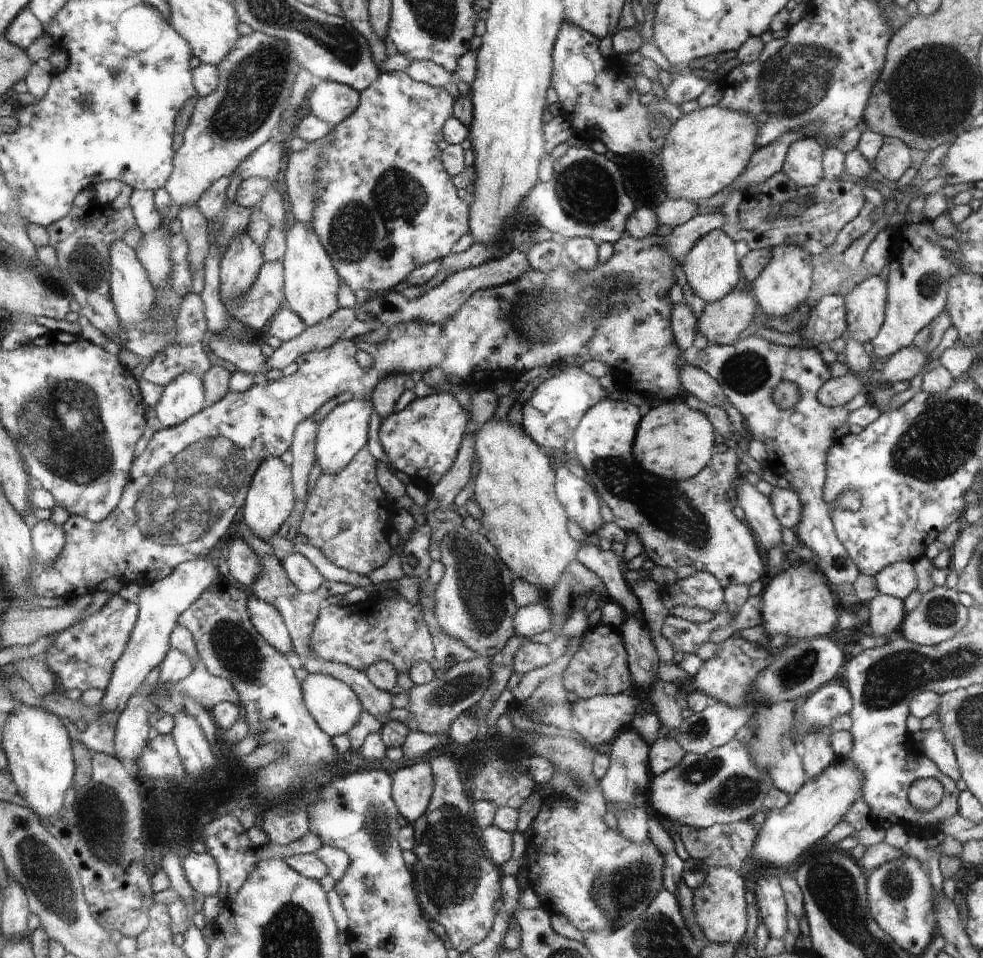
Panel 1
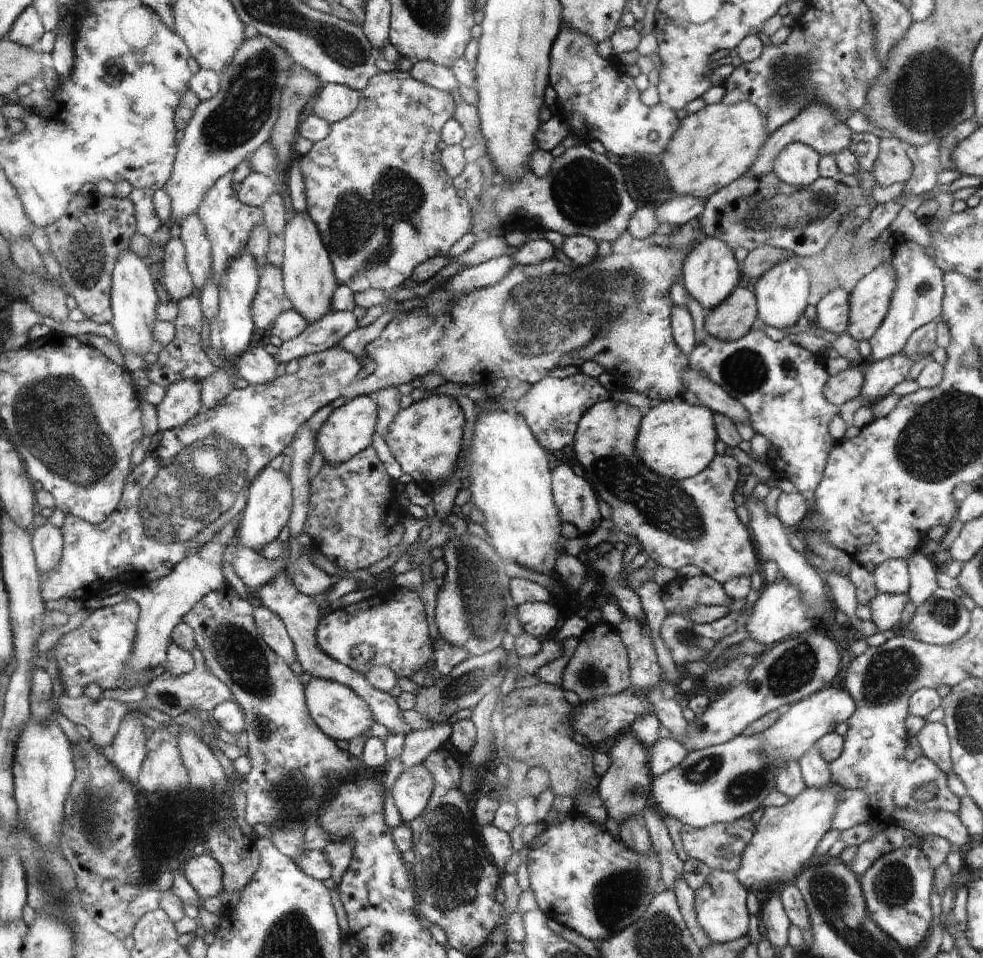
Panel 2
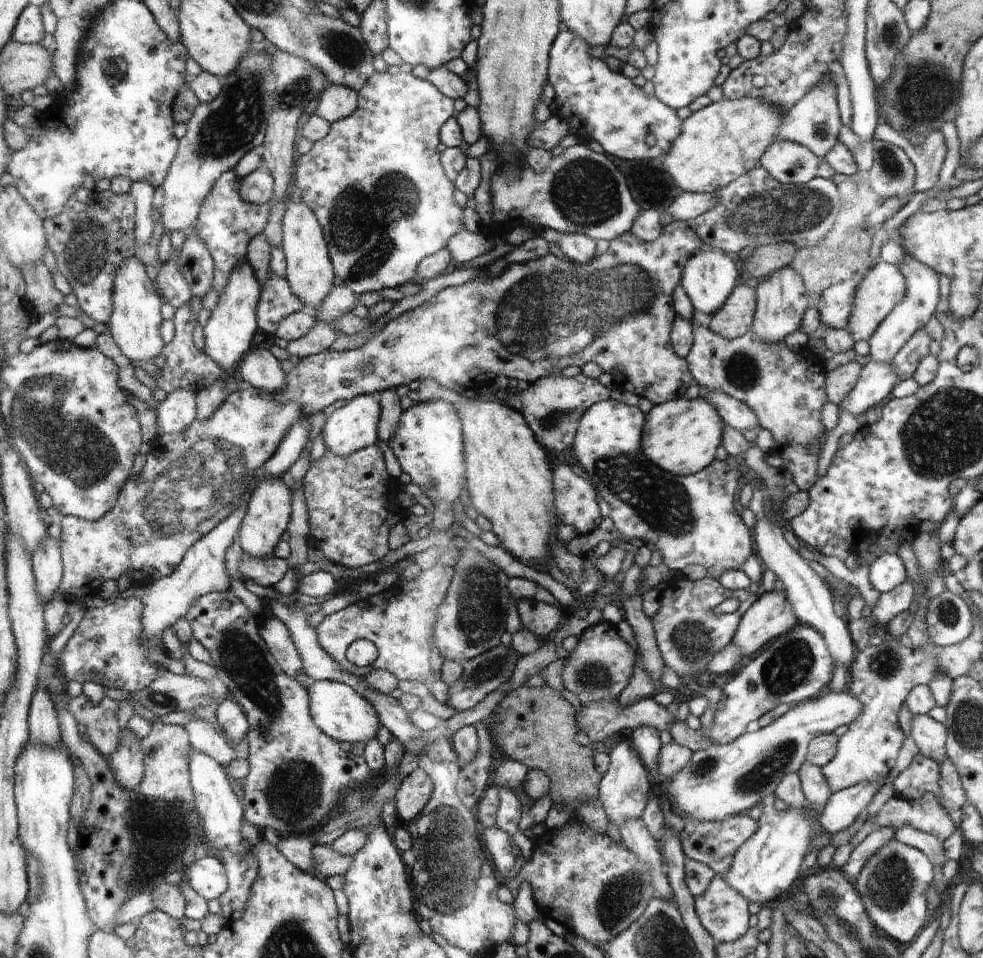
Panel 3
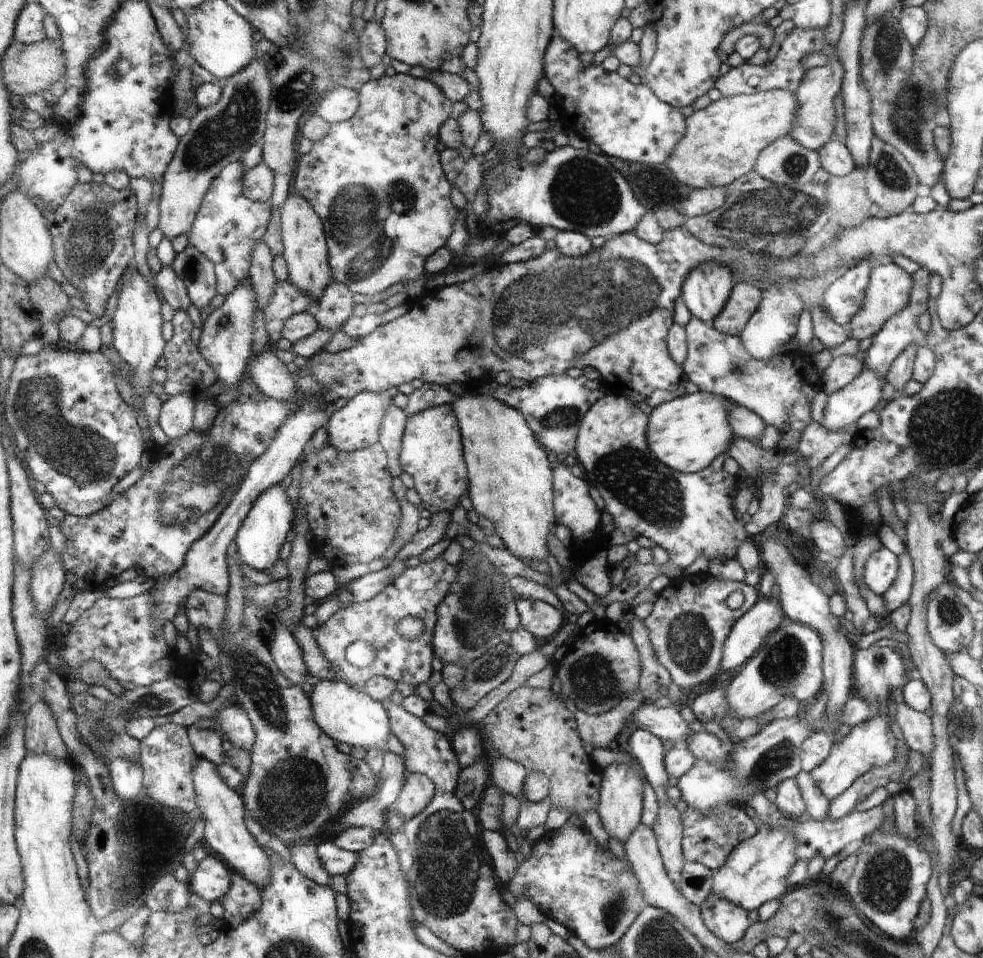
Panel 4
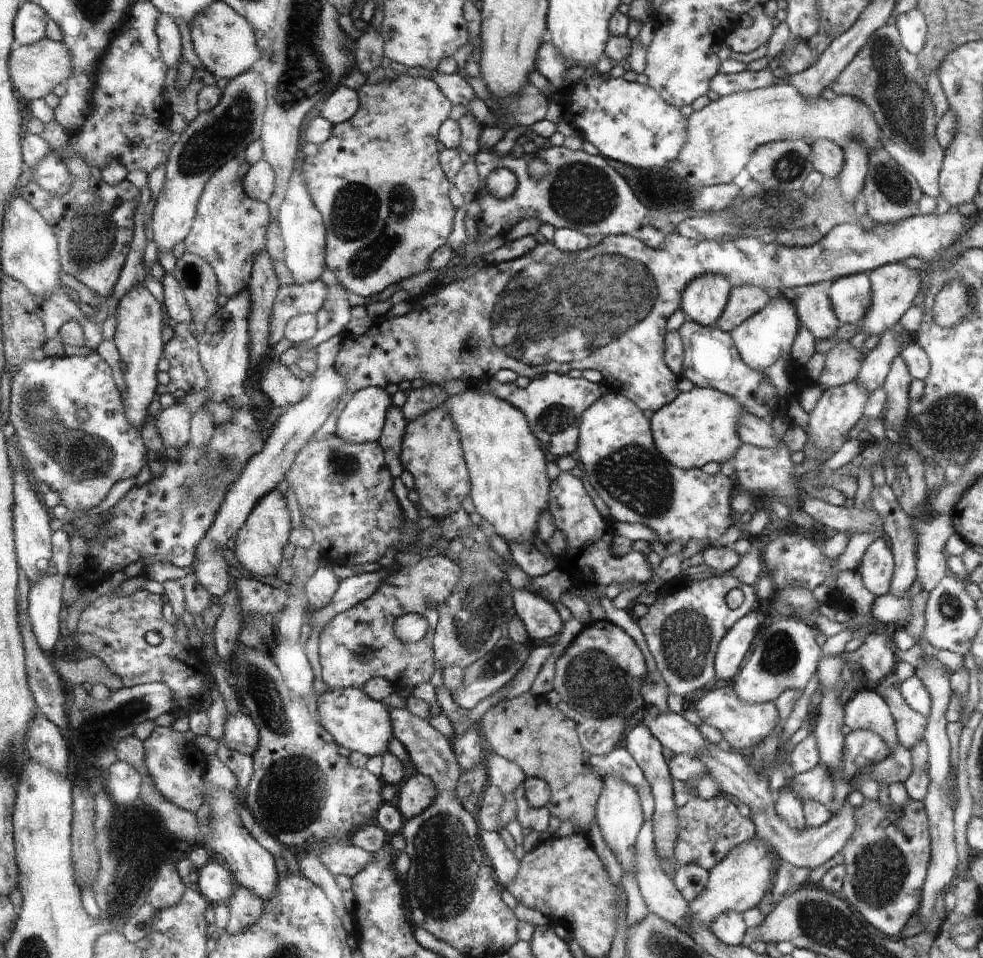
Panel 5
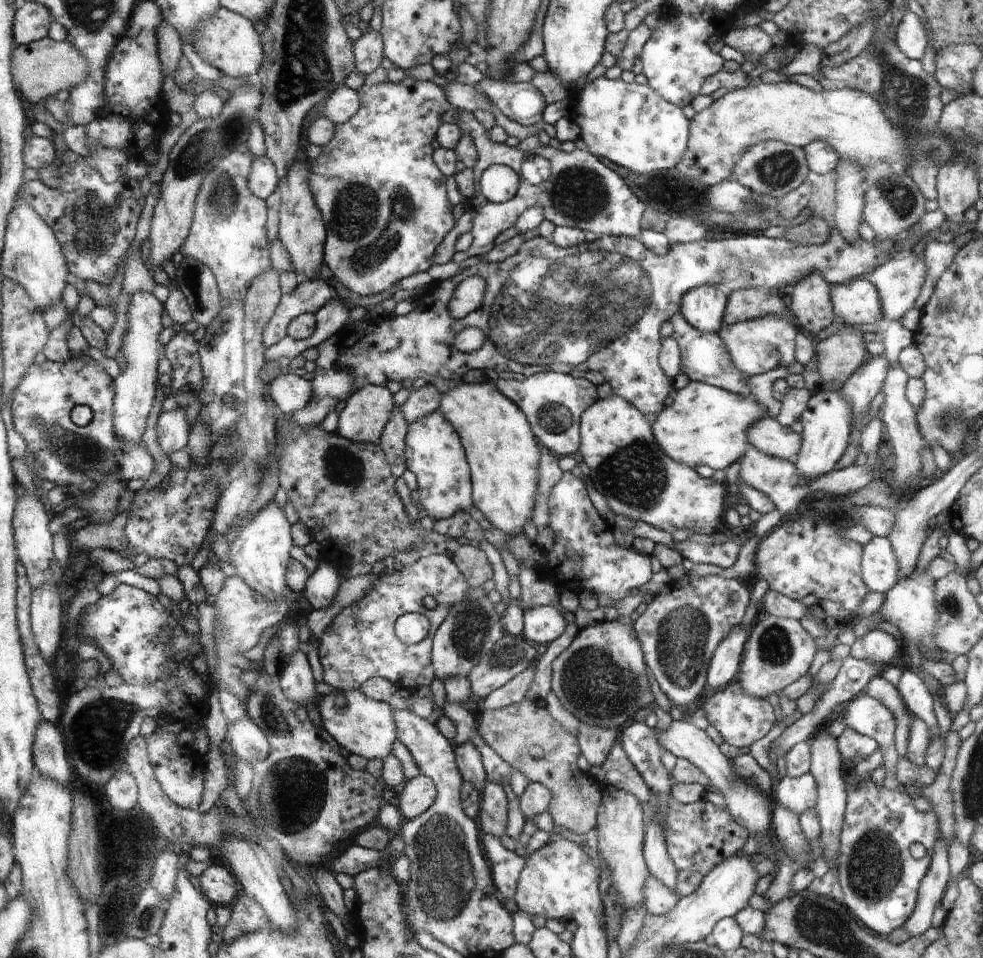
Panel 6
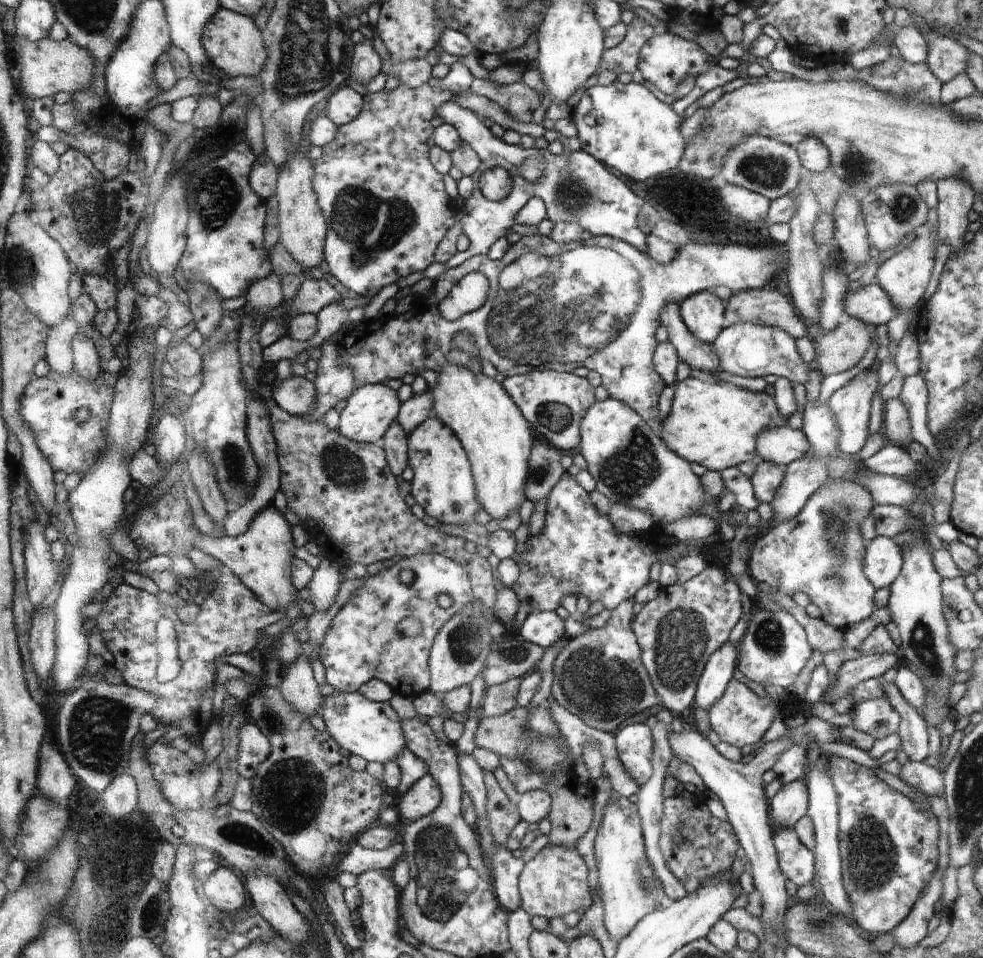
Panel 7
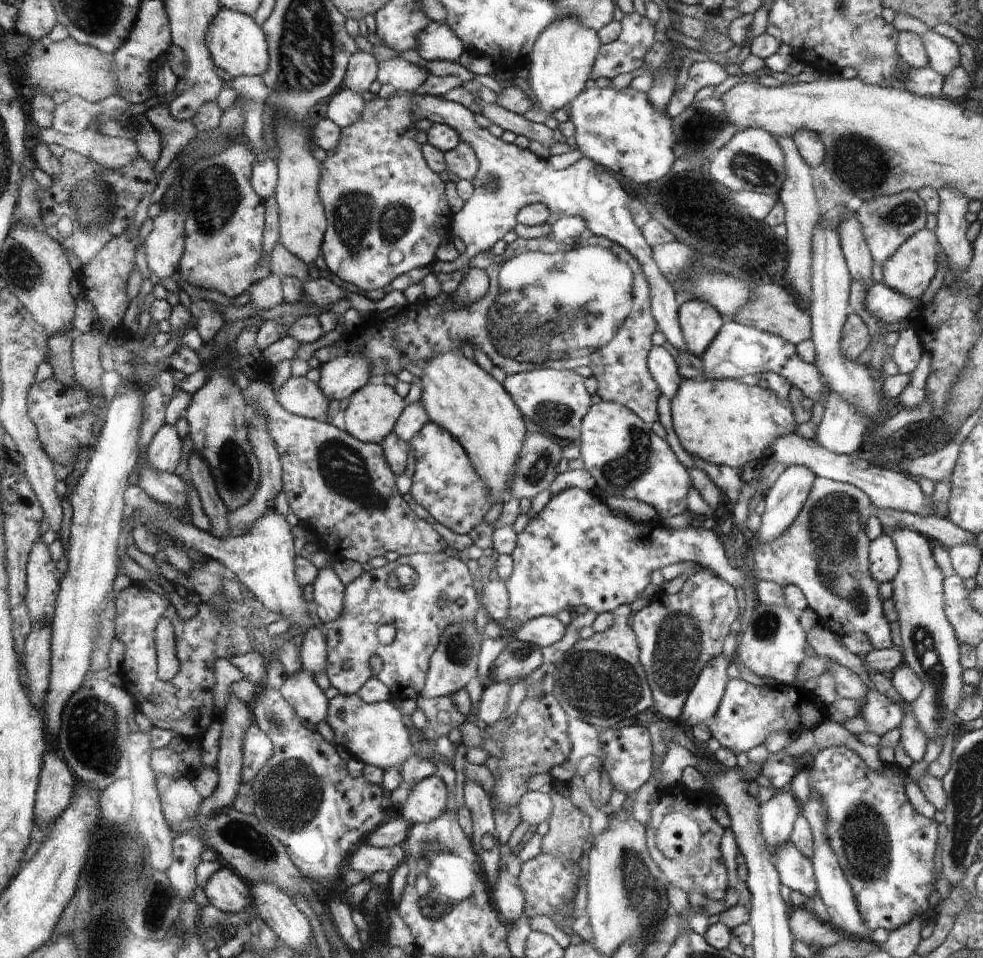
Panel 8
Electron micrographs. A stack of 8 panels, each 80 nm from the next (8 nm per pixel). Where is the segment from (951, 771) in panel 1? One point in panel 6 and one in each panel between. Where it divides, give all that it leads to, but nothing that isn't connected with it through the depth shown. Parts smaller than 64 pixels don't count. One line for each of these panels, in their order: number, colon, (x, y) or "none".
2: (934, 741)
3: (930, 736)
4: (917, 728)
5: (910, 725)
6: (882, 690)

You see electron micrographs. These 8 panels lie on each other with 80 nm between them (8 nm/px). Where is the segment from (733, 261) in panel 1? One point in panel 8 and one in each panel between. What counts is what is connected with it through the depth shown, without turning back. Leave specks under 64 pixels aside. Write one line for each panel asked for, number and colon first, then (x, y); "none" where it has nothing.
2: (710, 271)
3: (710, 275)
4: (705, 291)
5: (704, 299)
6: (703, 307)
7: (703, 313)
8: (700, 322)

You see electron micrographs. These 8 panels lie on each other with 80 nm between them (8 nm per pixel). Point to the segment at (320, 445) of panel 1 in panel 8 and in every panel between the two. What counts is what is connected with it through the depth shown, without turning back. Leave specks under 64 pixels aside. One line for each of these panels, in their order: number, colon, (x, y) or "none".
2: (349, 429)
3: (348, 429)
4: (356, 425)
5: (362, 420)
6: (368, 409)
7: (371, 409)
8: (372, 412)

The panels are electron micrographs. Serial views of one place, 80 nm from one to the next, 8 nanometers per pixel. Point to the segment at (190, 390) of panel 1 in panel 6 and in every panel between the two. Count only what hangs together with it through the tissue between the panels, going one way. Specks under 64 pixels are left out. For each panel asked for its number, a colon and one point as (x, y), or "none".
2: (182, 401)
3: (176, 412)
4: (175, 419)
5: (173, 423)
6: (172, 429)

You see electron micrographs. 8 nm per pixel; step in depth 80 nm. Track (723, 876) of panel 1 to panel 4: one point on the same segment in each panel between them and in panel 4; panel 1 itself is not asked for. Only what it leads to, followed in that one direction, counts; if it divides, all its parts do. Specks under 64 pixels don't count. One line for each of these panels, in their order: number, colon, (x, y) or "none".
2: (720, 904)
3: (723, 912)
4: (728, 921)

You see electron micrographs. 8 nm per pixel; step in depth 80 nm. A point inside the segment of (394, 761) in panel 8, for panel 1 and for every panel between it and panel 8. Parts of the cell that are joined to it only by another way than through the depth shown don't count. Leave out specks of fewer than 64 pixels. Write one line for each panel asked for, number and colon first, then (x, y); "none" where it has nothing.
1: (335, 706)
2: (338, 710)
3: (341, 712)
4: (348, 714)
5: (356, 721)
6: (366, 727)
7: (372, 730)

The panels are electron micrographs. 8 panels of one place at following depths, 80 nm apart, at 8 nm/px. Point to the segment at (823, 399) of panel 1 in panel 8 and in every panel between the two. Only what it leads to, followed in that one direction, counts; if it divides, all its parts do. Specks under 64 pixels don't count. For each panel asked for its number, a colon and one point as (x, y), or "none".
2: (846, 385)
3: (838, 383)
4: (842, 370)
5: (842, 364)
6: (841, 354)
7: (840, 349)
8: (855, 339)

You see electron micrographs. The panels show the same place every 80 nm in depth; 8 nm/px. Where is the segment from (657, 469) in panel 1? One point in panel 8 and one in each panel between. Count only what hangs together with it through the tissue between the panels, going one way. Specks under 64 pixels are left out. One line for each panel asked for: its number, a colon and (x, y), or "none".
2: (674, 439)
3: (681, 436)
4: (686, 434)
5: (699, 426)
6: (705, 425)
7: (715, 424)
8: (724, 422)

